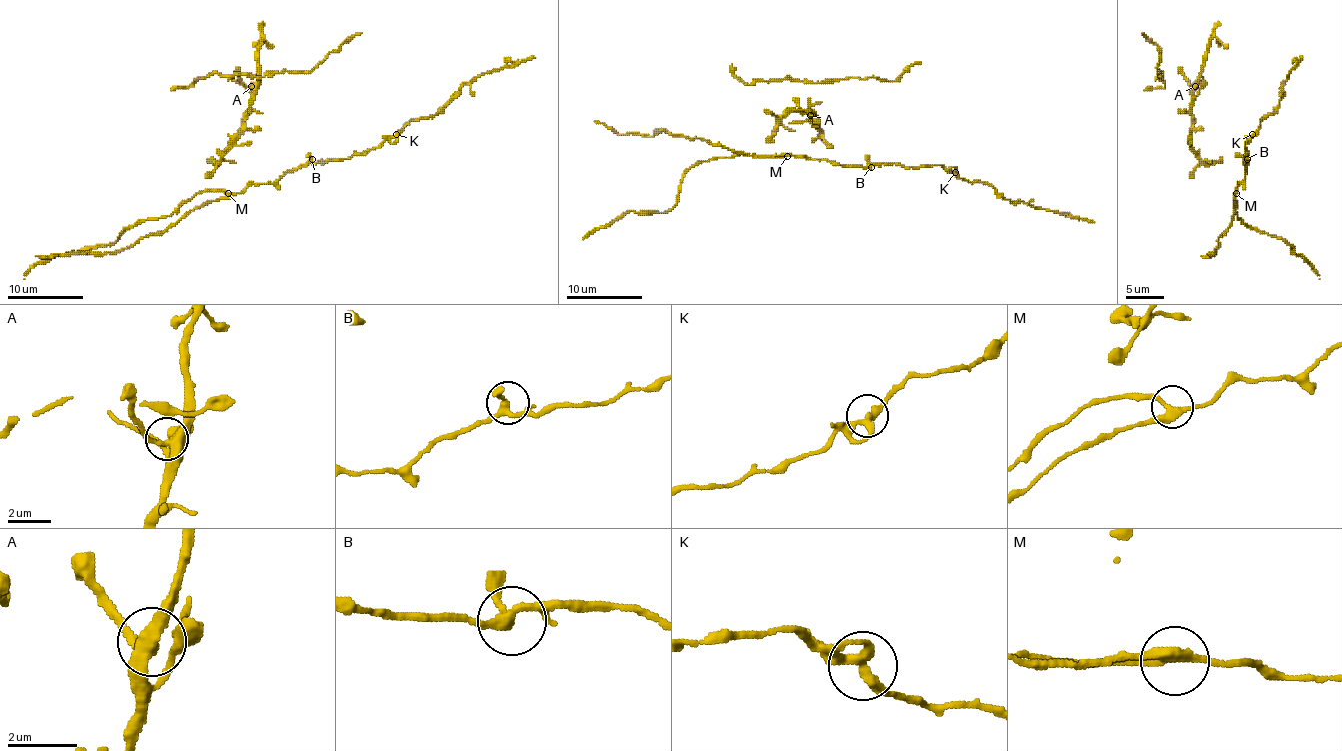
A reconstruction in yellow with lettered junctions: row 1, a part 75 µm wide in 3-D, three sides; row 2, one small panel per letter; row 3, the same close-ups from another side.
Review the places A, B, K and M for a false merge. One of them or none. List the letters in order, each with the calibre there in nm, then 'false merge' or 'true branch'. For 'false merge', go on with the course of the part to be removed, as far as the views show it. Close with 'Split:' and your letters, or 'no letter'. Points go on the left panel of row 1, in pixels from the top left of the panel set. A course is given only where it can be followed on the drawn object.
A: 360 nm | true branch
B: 280 nm | true branch
K: 260 nm | true branch
M: 280 nm | false merge | (228, 193), (201, 191), (169, 216), (138, 220), (104, 246), (85, 246), (35, 263), (24, 279)
Split: M

